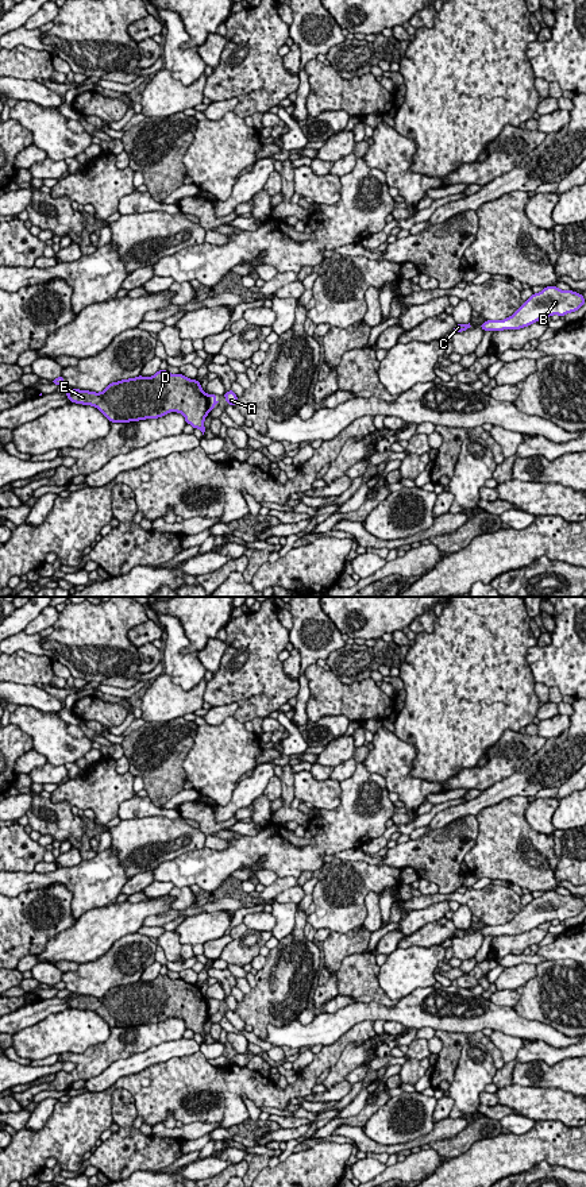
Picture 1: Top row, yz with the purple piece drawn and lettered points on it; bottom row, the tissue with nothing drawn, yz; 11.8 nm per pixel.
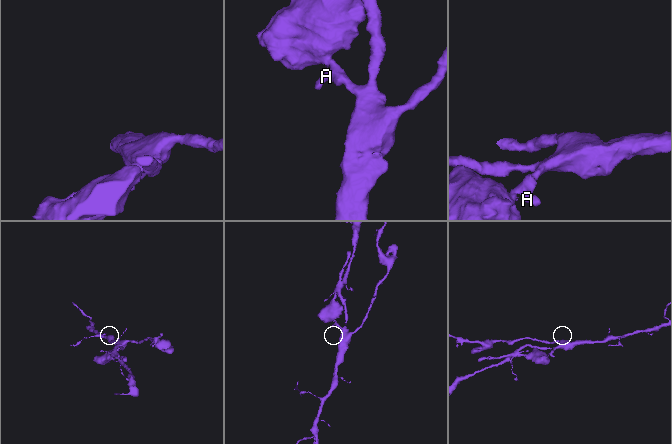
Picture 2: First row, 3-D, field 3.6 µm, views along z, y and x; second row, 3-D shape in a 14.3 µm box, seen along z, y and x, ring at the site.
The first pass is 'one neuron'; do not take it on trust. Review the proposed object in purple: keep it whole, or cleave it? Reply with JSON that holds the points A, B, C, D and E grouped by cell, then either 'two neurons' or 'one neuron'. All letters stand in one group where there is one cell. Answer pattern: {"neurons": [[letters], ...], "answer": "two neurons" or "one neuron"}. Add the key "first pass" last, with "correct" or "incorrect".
{"neurons": [["A", "B", "C"], ["D", "E"]], "answer": "two neurons", "first pass": "incorrect"}

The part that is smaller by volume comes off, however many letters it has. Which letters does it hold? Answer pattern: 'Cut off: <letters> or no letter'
Cut off: D, E

